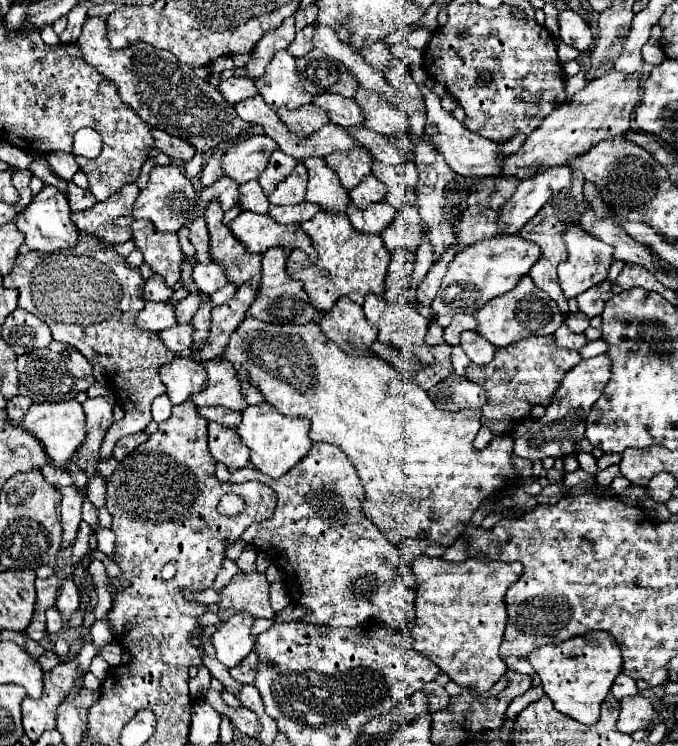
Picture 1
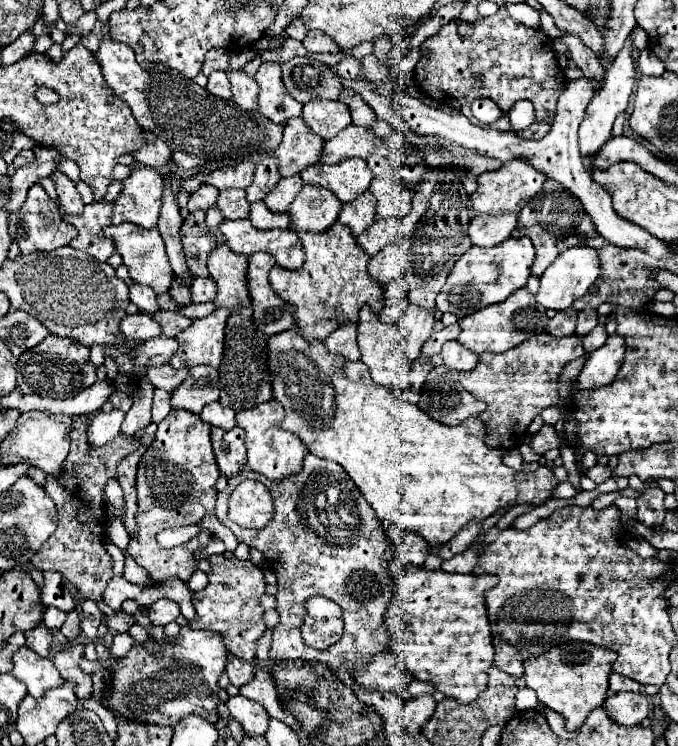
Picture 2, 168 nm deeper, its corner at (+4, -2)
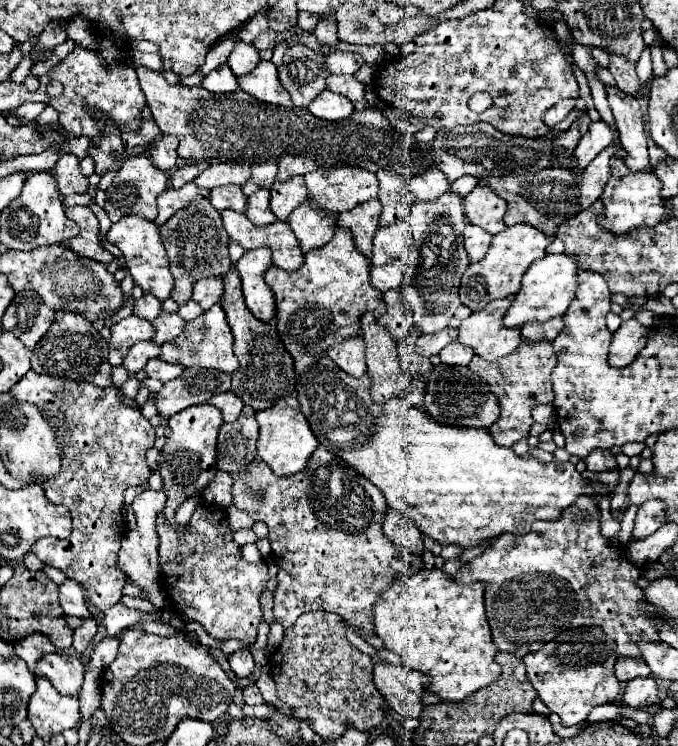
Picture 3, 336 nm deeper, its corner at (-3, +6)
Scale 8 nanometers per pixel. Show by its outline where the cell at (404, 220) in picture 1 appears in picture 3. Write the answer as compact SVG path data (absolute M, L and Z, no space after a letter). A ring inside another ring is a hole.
M396 260L394 264L386 264L386 266L372 266L370 270L370 284L380 290L396 290L402 284L402 276L404 276L404 262Z

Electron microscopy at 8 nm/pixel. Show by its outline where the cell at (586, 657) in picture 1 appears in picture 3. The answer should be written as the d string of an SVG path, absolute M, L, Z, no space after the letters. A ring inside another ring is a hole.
M548 642L538 652L528 652L522 662L538 698L560 716L562 726L574 726L588 718L594 706L620 698L622 684L614 676L616 648L608 642Z

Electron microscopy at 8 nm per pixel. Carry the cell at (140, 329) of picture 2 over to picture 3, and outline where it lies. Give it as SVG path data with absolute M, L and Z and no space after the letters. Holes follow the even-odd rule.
M132 314L112 324L110 332L112 332L112 338L108 344L110 346L108 362L110 366L122 366L122 356L126 356L128 348L140 340L150 340L154 336L154 326Z

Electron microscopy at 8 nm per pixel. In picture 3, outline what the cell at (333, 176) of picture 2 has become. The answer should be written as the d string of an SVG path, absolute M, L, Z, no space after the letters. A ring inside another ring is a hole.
M338 166L338 168L318 168L304 176L308 186L308 202L316 204L322 212L328 212L332 216L340 216L346 210L352 210L354 206L374 200L378 196L378 182L376 174L366 172L364 168L350 168L350 166Z

